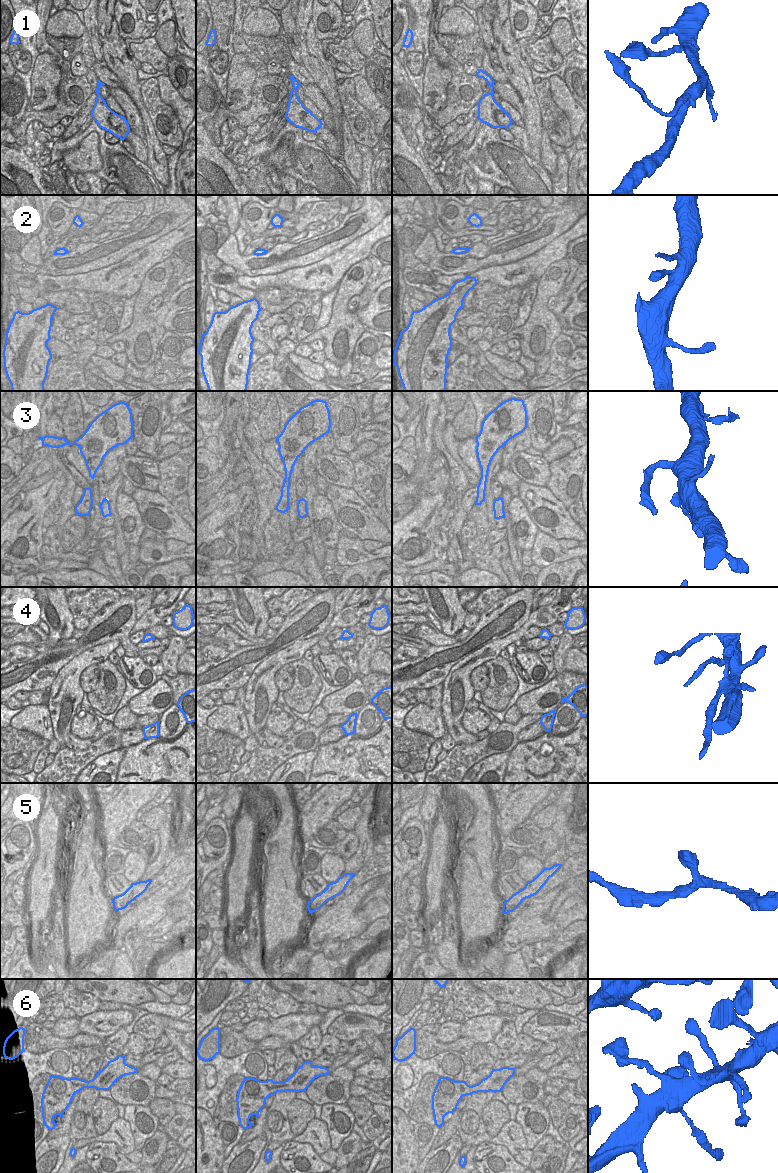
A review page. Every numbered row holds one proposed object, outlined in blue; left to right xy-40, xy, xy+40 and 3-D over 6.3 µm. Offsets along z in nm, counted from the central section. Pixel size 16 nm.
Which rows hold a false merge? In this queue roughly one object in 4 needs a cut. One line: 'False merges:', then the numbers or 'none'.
False merges: 1, 4

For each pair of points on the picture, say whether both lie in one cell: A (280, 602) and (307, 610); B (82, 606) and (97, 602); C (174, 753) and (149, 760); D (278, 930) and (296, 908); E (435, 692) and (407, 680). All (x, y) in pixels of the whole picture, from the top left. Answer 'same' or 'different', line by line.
A: different
B: same
C: same
D: same
E: different

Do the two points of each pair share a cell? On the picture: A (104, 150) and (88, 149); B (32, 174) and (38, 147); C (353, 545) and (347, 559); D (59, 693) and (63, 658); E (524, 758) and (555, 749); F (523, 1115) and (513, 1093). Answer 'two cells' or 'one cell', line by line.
A: two cells
B: two cells
C: one cell
D: two cells
E: one cell
F: two cells

